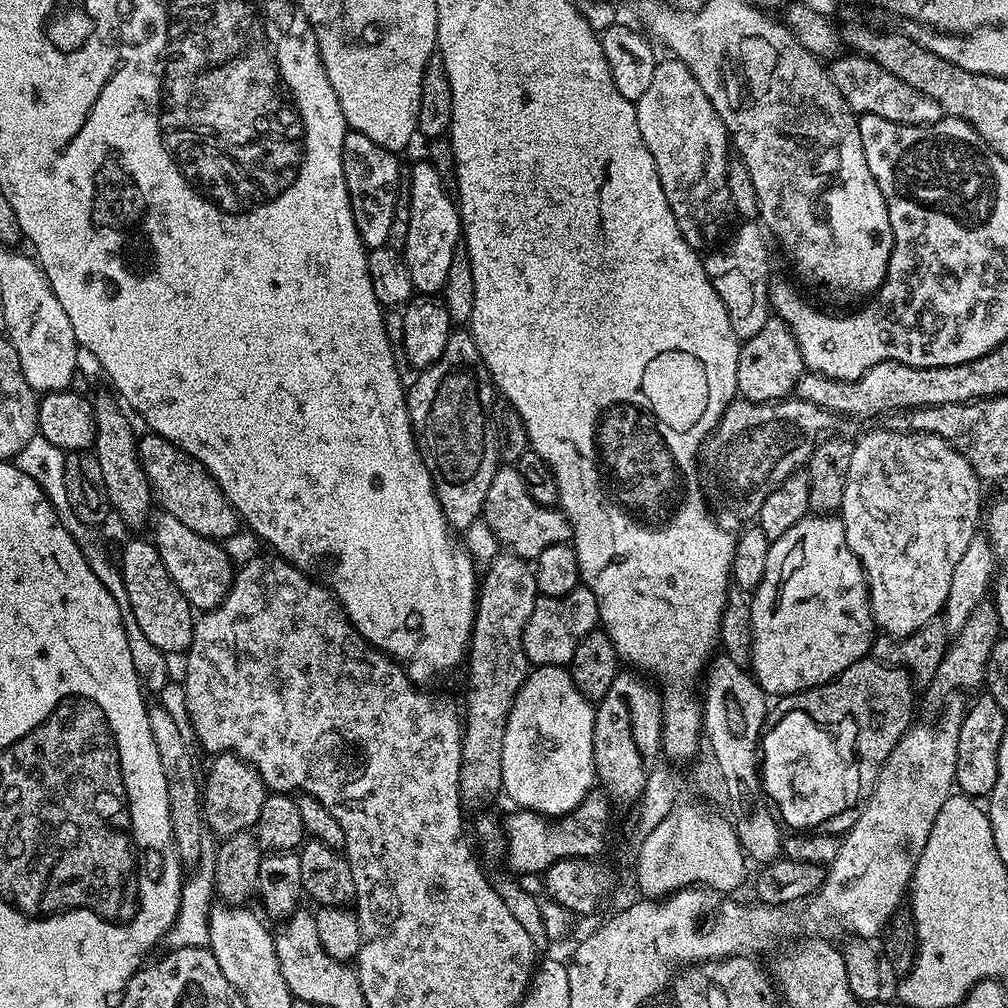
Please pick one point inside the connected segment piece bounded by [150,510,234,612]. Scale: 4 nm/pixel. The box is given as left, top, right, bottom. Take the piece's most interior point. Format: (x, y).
(201, 568)

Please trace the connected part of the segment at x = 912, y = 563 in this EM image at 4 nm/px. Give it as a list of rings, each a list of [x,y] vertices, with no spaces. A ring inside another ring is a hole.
[[[870,432],[860,441],[858,439],[855,441],[850,458],[850,474],[846,478],[846,494],[842,494],[842,506],[838,513],[838,519],[843,522],[846,530],[848,545],[859,558],[860,565],[864,567],[868,579],[868,597],[872,603],[872,617],[876,620],[876,627],[881,633],[892,638],[903,638],[914,634],[920,627],[926,626],[943,613],[954,568],[966,553],[966,546],[977,538],[978,525],[982,520],[982,504],[980,508],[982,481],[976,475],[973,461],[959,447],[949,444],[940,436],[924,432],[905,432]]]

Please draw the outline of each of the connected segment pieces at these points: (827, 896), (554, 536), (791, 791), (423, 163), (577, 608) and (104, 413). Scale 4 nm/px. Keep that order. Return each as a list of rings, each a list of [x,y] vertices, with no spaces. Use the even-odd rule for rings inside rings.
[[[952,698],[944,706],[944,713],[933,724],[913,723],[896,743],[894,750],[883,757],[885,760],[880,768],[880,781],[877,782],[872,797],[863,801],[865,804],[864,809],[863,804],[859,809],[860,817],[853,822],[852,829],[842,836],[838,854],[827,865],[823,886],[811,897],[812,905],[808,908],[810,919],[821,920],[840,932],[848,932],[846,934],[849,937],[871,941],[889,927],[890,921],[897,915],[896,907],[903,900],[905,903],[912,875],[922,858],[922,850],[926,850],[926,838],[930,838],[930,830],[934,830],[934,818],[938,818],[942,802],[953,795],[956,783],[958,738],[966,704],[960,698]]]
[[[515,466],[497,467],[494,482],[490,482],[490,490],[486,493],[486,502],[482,519],[494,530],[496,540],[507,551],[513,552],[529,562],[535,561],[542,550],[555,544],[566,544],[572,539],[572,524],[559,507],[547,508],[534,498],[530,498],[530,490]]]
[[[811,703],[796,704],[793,708],[786,709],[776,721],[772,720],[770,727],[763,733],[759,751],[762,753],[759,771],[763,793],[774,805],[779,819],[784,824],[788,823],[792,830],[819,829],[816,828],[819,824],[842,815],[847,808],[857,807],[861,799],[860,764],[856,761],[858,745],[856,745],[854,730],[837,724],[824,723],[824,720],[814,714]]]
[[[420,158],[412,172],[412,185],[406,203],[409,229],[402,253],[404,264],[408,267],[410,282],[417,293],[440,294],[444,290],[446,273],[450,271],[450,258],[454,258],[456,249],[462,244],[460,210],[457,201],[442,190],[442,182],[427,159]]]
[[[575,588],[562,598],[537,595],[534,610],[530,610],[530,622],[526,622],[524,631],[524,649],[529,665],[571,665],[574,650],[578,650],[578,642],[582,642],[586,634],[597,631],[599,622],[598,602],[589,588]]]
[[[111,391],[99,392],[91,397],[96,427],[91,451],[98,458],[98,466],[102,466],[102,478],[106,482],[111,511],[120,515],[122,523],[140,528],[144,523],[147,525],[153,515],[154,497],[150,482],[140,465],[140,455],[136,452],[138,436],[137,433],[132,433],[132,424],[128,421],[129,413],[122,407],[121,401]]]

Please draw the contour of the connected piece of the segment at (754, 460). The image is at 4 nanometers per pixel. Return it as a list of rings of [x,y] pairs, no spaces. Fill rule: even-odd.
[[[737,398],[729,404],[723,419],[716,425],[702,460],[703,463],[704,460],[708,463],[709,474],[720,483],[720,488],[728,495],[729,502],[742,515],[756,518],[759,517],[766,498],[770,498],[770,494],[774,494],[778,486],[782,486],[788,478],[807,465],[808,459],[815,454],[825,437],[831,433],[828,431],[836,423],[838,420],[833,413],[814,406],[814,402],[806,402],[799,398],[789,398],[770,404],[756,404],[753,400]]]

